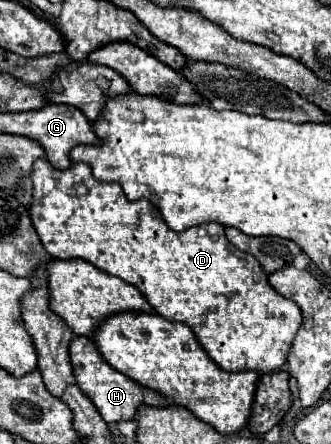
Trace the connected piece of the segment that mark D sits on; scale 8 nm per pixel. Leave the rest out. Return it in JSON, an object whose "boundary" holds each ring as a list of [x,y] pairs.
{"boundary":[[[38,158],[32,166],[32,184],[30,218],[52,258],[80,258],[136,286],[160,316],[172,322],[188,324],[200,346],[222,370],[258,370],[260,374],[266,374],[282,368],[292,340],[302,324],[300,308],[296,302],[280,296],[270,286],[268,276],[262,272],[262,266],[254,256],[230,244],[222,224],[208,222],[186,228],[184,232],[174,232],[148,200],[142,198],[130,202],[120,184],[98,182],[92,176],[92,168],[84,162],[76,162],[66,170],[56,170],[46,158]]]}

